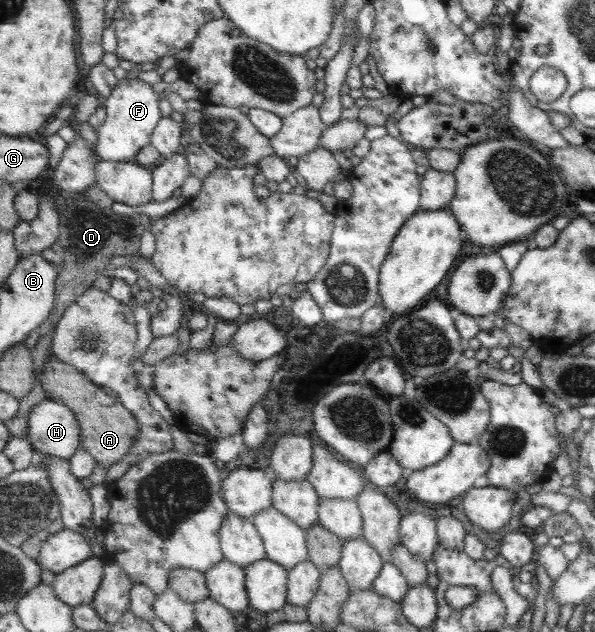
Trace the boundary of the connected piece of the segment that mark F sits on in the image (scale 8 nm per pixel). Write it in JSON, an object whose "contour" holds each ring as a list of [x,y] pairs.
{"contour":[[[123,78],[108,98],[103,100],[108,116],[105,123],[95,132],[97,144],[93,149],[98,153],[100,161],[136,162],[136,155],[152,143],[153,132],[160,123],[163,113],[159,109],[161,94],[155,93],[151,85],[141,79]]]}

